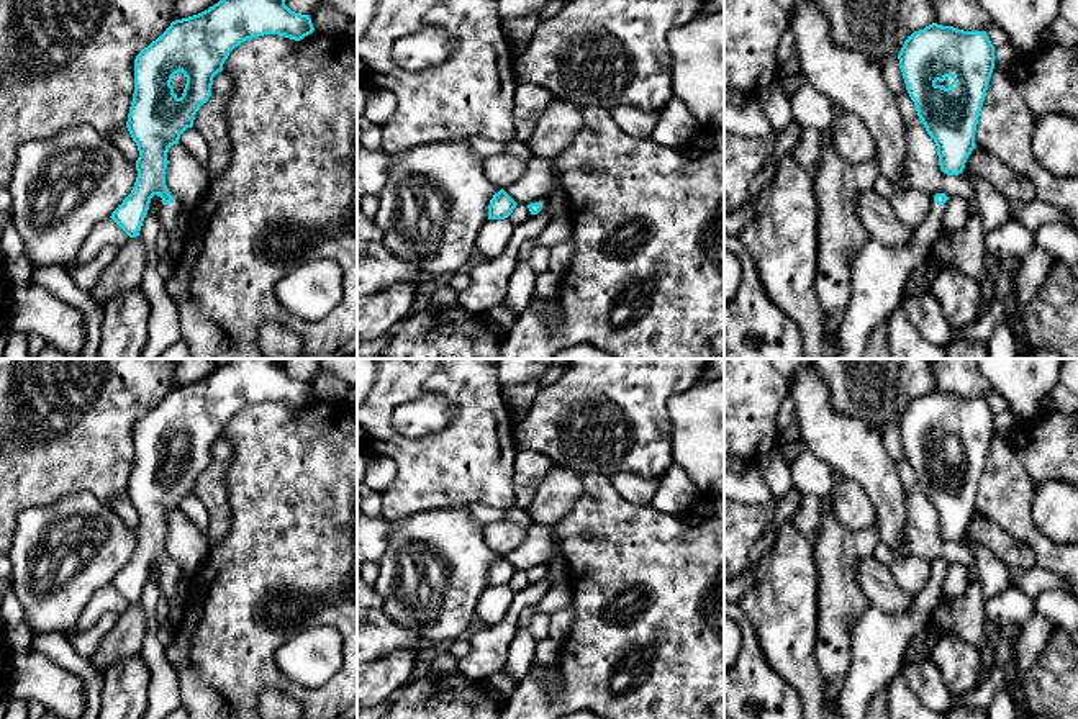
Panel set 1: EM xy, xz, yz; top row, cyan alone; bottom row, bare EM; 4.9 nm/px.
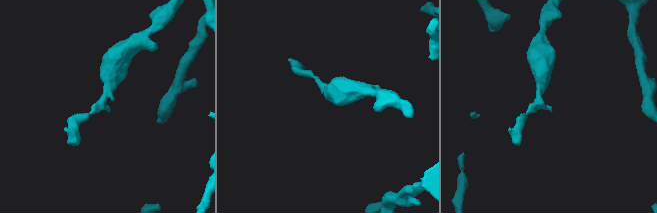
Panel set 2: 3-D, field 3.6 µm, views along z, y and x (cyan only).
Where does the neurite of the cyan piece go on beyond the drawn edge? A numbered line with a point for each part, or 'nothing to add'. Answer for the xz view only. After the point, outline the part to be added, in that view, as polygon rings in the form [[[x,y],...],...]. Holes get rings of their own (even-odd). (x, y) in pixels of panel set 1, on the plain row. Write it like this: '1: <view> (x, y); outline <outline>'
nothing to add

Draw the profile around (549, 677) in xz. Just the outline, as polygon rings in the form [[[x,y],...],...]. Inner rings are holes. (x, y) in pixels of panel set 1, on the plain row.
[[[532,662],[529,672],[547,688],[549,693],[555,693],[560,688],[560,673],[557,667],[541,667]]]

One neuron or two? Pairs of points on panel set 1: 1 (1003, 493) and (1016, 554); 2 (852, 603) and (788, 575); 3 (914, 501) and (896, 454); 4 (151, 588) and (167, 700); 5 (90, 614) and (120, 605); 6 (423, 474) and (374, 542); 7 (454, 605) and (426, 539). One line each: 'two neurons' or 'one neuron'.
1: two neurons
2: two neurons
3: two neurons
4: one neuron
5: one neuron
6: two neurons
7: one neuron

